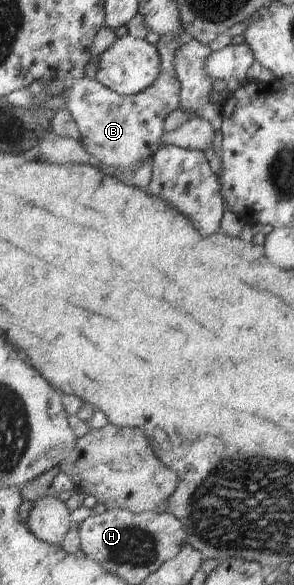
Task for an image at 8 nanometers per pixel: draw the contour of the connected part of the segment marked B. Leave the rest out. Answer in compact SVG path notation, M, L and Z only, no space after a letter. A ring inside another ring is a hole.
M161 36L157 43L162 57L162 70L148 90L124 96L97 79L83 77L61 93L67 109L73 114L79 126L85 149L99 158L101 163L120 170L128 170L139 159L151 157L160 148L159 141L165 133L165 119L181 107L181 81L175 72L178 51L191 41L192 37Z

